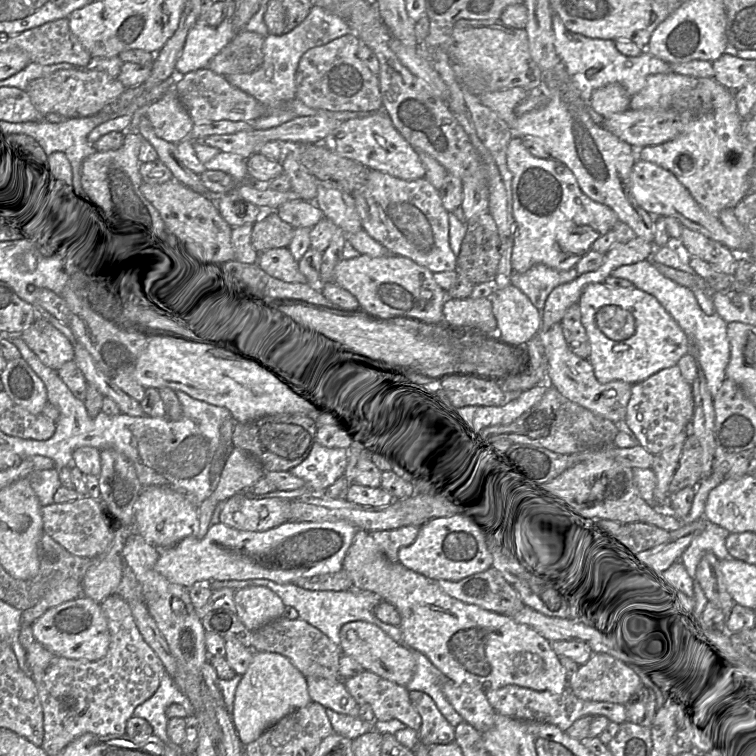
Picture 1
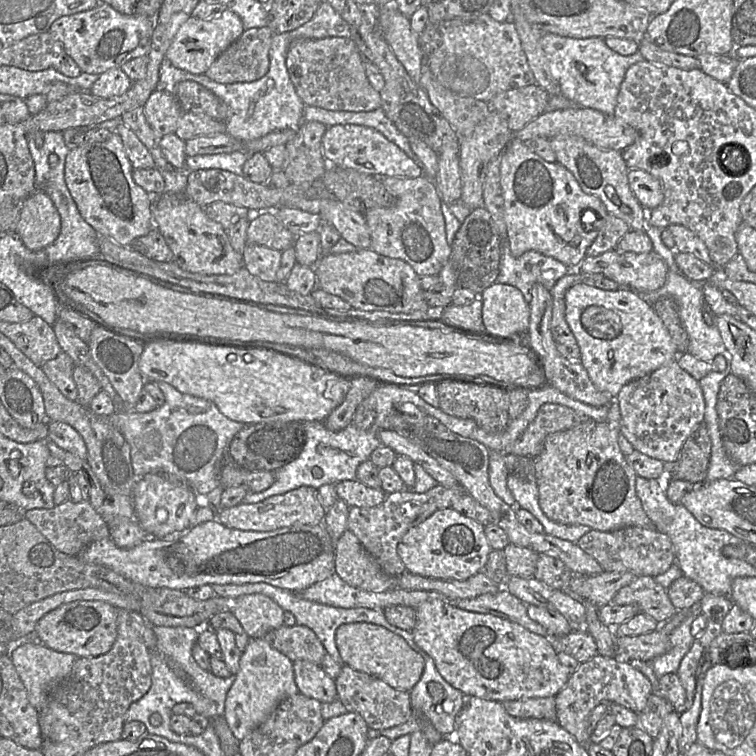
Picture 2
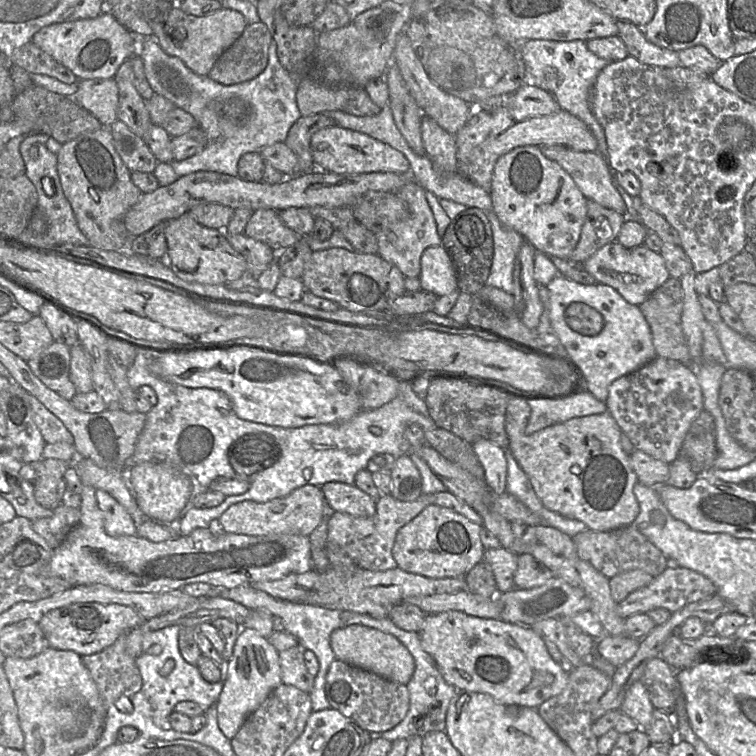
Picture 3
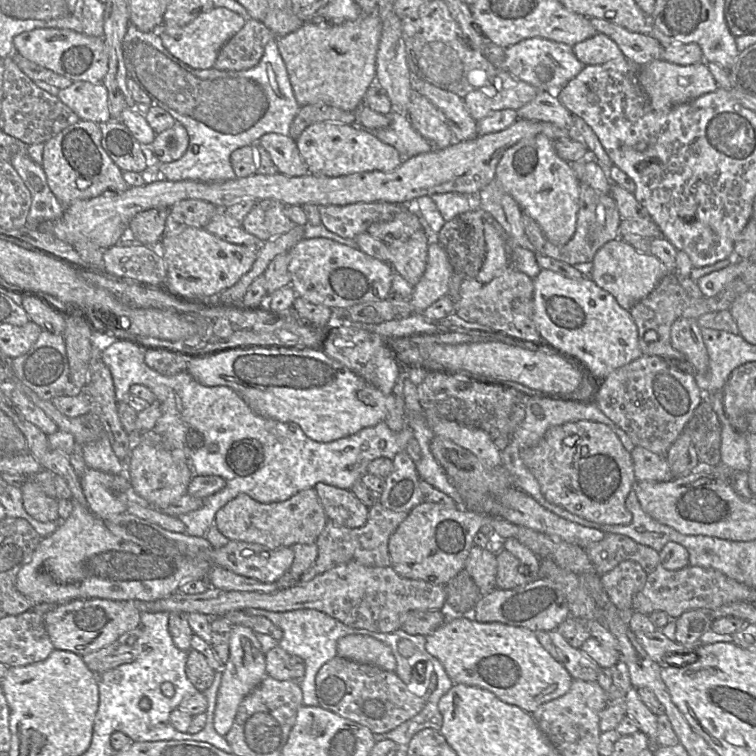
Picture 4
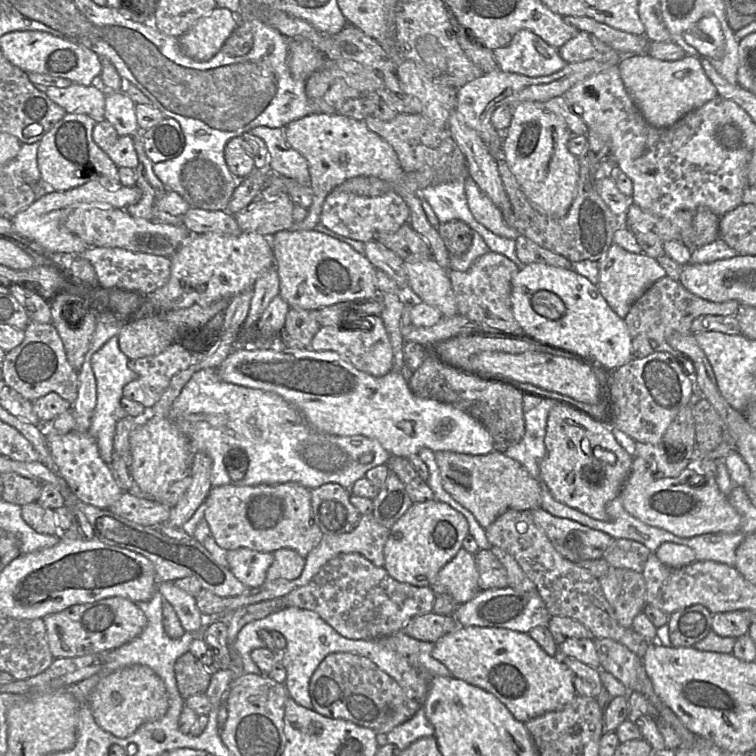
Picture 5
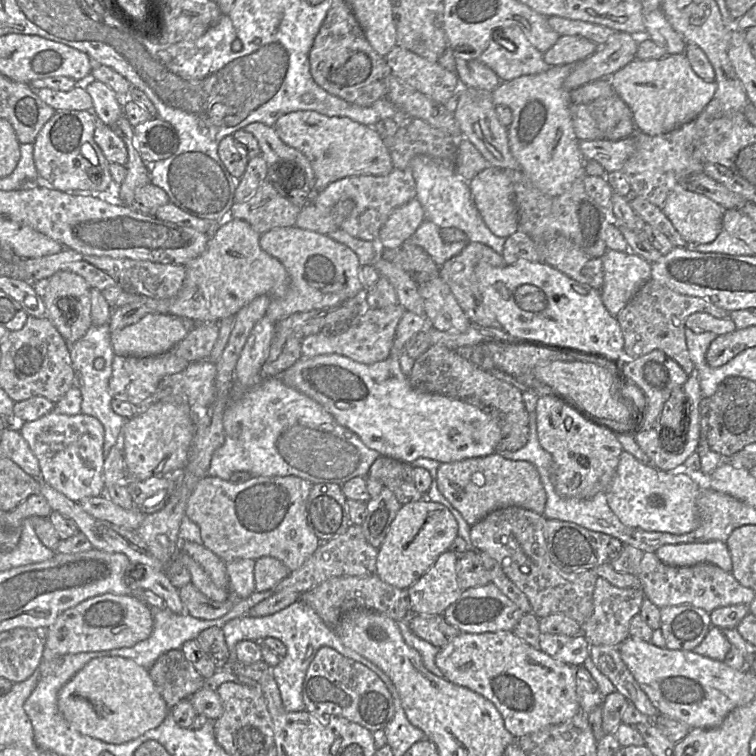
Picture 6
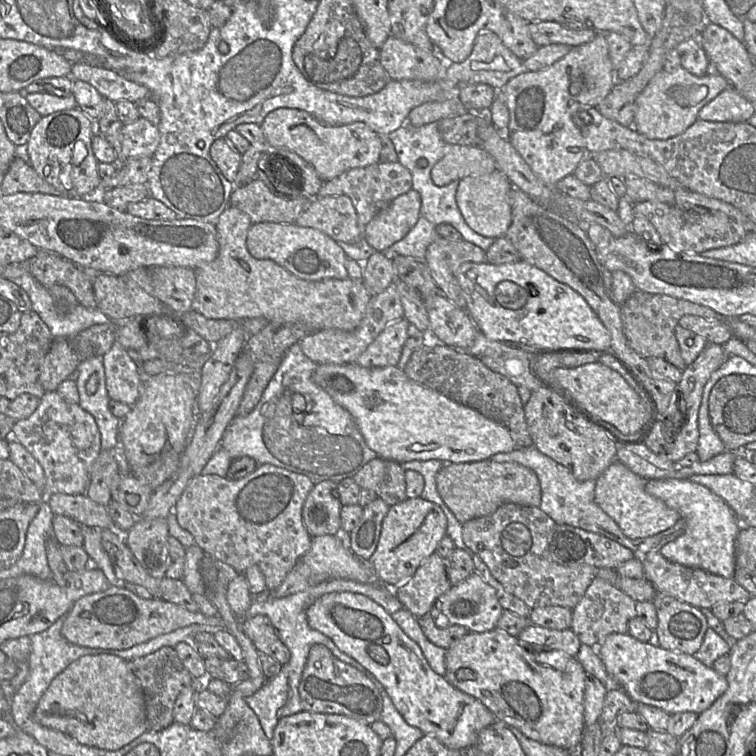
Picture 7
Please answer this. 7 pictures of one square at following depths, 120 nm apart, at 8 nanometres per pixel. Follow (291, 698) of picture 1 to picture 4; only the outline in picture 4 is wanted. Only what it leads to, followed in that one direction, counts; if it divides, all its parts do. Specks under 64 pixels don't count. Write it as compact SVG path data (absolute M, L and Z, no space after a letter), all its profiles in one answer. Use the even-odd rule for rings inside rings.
M234 625L229 641L229 658L223 667L223 676L217 694L214 711L214 728L221 736L231 729L238 706L242 700L266 677L265 653L253 630L246 626Z

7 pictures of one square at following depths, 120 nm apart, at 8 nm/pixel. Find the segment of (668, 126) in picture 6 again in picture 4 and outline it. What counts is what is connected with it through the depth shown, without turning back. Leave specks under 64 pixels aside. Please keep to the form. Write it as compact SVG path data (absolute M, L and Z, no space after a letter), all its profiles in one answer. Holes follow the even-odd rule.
M659 59L639 66L639 84L646 94L651 107L656 111L666 111L675 105L686 103L718 88L705 61L690 65L677 65Z

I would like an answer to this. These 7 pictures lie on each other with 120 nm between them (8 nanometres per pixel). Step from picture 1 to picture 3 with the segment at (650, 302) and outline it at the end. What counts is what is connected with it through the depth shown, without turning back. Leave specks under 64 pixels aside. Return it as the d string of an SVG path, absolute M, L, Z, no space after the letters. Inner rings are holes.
M557 275L548 284L549 320L556 335L564 345L574 367L582 374L584 386L598 400L605 402L612 382L653 360L657 354L651 330L639 306L628 303L614 288L604 284L583 285Z

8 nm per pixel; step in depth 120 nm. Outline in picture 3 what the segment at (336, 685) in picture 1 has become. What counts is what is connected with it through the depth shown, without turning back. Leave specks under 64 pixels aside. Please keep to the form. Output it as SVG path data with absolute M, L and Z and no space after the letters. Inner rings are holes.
M301 646L279 652L282 684L294 686L306 693L312 691L314 678L308 673L304 663L304 649Z

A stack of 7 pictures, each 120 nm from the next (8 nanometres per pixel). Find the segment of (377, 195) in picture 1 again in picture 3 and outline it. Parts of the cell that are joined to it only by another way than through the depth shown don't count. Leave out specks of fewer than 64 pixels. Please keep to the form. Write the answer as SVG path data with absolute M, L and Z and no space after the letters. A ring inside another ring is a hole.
M416 181L407 182L397 194L408 204L411 215L408 220L375 234L378 242L377 254L396 266L405 277L418 277L423 252L428 247L440 246L441 237L437 233L435 218L426 199L426 190L421 185Z

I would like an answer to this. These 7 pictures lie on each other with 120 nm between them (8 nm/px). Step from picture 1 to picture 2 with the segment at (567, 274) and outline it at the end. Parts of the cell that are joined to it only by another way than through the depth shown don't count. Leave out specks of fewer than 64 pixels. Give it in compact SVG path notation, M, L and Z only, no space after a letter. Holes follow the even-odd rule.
M507 237L506 239L501 240L500 267L496 282L509 284L518 288L522 292L525 301L529 303L532 299L531 289L535 283L542 284L550 291L556 281L568 274L572 269L576 268L570 268L550 256L543 255L540 252L533 250L523 253L519 257L514 257L511 254Z

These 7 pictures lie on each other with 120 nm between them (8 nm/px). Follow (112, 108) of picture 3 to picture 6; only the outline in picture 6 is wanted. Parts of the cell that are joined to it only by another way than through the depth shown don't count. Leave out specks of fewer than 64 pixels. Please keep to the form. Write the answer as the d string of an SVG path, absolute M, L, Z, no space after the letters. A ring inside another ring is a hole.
M76 85L69 91L57 91L49 88L35 89L38 97L55 111L87 110L92 111L93 102L84 87Z

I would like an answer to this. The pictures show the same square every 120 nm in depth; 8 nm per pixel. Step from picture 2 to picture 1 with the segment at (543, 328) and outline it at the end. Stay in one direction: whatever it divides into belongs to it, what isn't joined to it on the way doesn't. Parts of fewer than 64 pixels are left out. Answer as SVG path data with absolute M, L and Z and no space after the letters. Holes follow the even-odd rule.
M556 323L547 332L540 331L541 341L545 347L548 362L547 383L555 387L568 400L620 425L626 416L627 405L631 397L631 384L615 380L600 383L594 374L592 364L587 359L575 355L568 347L560 323Z

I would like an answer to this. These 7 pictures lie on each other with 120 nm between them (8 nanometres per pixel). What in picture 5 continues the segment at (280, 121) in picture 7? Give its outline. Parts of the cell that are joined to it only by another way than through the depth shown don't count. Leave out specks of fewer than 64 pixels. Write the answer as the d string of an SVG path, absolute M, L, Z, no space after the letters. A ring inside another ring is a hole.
M312 113L296 119L284 128L287 143L307 161L310 174L309 186L312 203L301 222L294 222L292 230L313 230L320 222L322 205L326 196L343 181L373 176L390 183L407 203L410 214L408 223L429 244L432 258L444 269L449 270L450 254L436 228L427 220L420 204L419 192L413 192L402 185L404 171L394 149L377 134L370 131L363 121L337 114Z

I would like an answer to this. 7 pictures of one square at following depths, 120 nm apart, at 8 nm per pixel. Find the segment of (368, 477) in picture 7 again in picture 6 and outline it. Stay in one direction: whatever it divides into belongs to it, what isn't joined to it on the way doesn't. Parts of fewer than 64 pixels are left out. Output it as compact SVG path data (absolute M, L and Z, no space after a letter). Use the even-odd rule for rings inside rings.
M379 456L371 465L366 477L380 481L394 493L402 505L424 498L414 484L413 467L410 463Z

